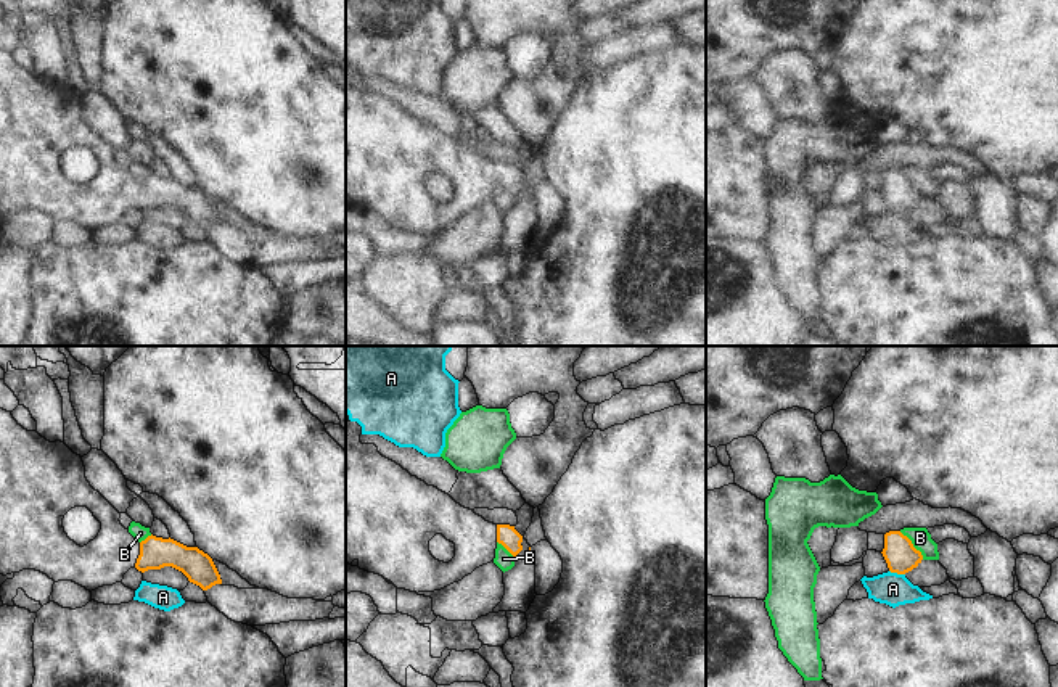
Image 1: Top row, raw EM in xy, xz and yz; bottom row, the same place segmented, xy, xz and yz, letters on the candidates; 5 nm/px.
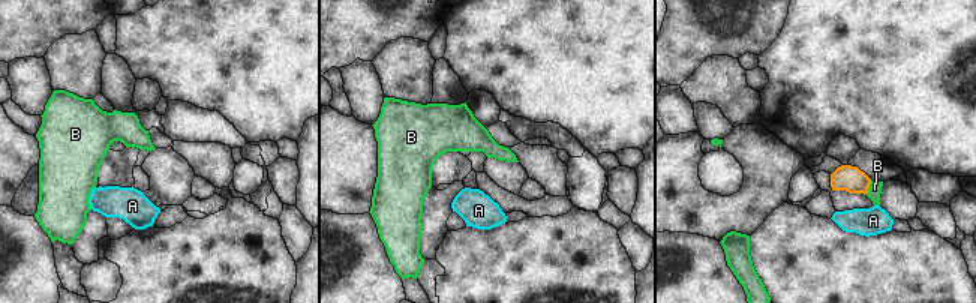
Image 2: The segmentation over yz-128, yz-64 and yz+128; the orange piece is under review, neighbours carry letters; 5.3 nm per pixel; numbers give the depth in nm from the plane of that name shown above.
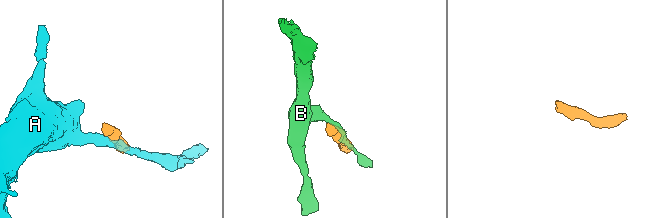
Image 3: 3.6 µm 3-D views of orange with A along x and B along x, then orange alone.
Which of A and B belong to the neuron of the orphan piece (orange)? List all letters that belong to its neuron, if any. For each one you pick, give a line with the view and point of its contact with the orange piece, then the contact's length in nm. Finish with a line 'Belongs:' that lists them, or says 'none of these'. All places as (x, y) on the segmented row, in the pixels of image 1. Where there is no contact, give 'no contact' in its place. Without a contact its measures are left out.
Belongs: none of these

